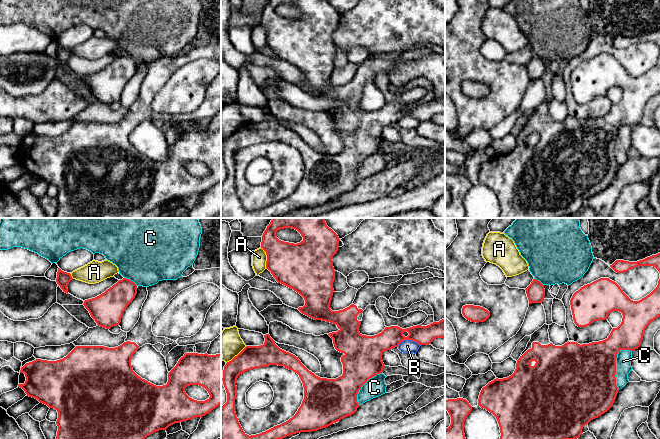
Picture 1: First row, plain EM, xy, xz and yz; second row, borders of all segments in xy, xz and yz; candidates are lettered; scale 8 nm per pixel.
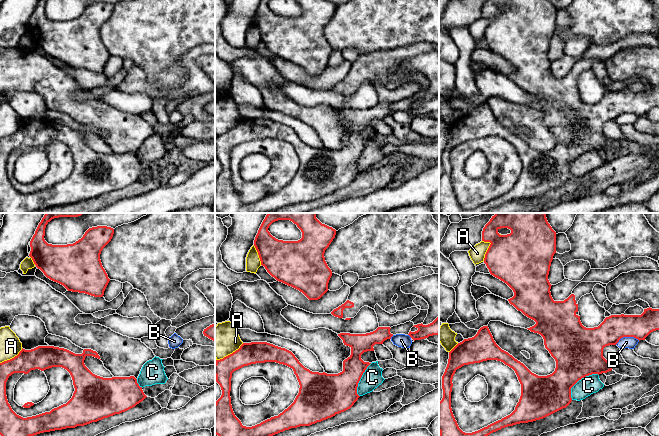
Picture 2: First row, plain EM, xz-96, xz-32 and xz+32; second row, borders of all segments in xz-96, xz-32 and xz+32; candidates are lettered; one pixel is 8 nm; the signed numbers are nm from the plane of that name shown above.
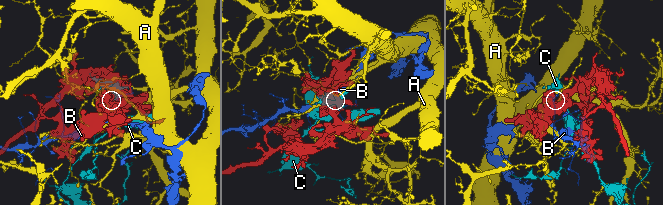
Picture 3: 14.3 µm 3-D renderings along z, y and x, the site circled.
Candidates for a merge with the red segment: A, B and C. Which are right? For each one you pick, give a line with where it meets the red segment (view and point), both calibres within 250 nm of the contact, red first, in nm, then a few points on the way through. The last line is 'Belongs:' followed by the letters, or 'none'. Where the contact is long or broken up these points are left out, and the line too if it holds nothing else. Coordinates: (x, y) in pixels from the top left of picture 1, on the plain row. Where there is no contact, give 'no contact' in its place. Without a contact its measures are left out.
Belongs: none

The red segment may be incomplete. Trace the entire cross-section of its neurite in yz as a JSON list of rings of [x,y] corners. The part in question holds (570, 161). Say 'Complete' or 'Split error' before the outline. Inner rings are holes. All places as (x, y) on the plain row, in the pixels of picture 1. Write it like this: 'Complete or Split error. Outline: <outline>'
Split error. Outline: [[[600,54],[584,61],[570,76],[573,96],[576,102],[586,103],[599,96],[605,96],[612,87],[619,87],[623,94],[617,104],[613,104],[607,115],[589,120],[567,118],[555,122],[549,115],[549,101],[546,99],[531,111],[526,125],[517,136],[514,149],[503,155],[494,155],[482,164],[478,182],[492,189],[500,203],[499,218],[559,218],[580,213],[582,205],[591,196],[607,188],[619,167],[616,161],[616,134],[620,126],[640,124],[647,102],[660,93],[660,55],[657,63],[639,77],[631,76],[620,62],[609,54]]]

